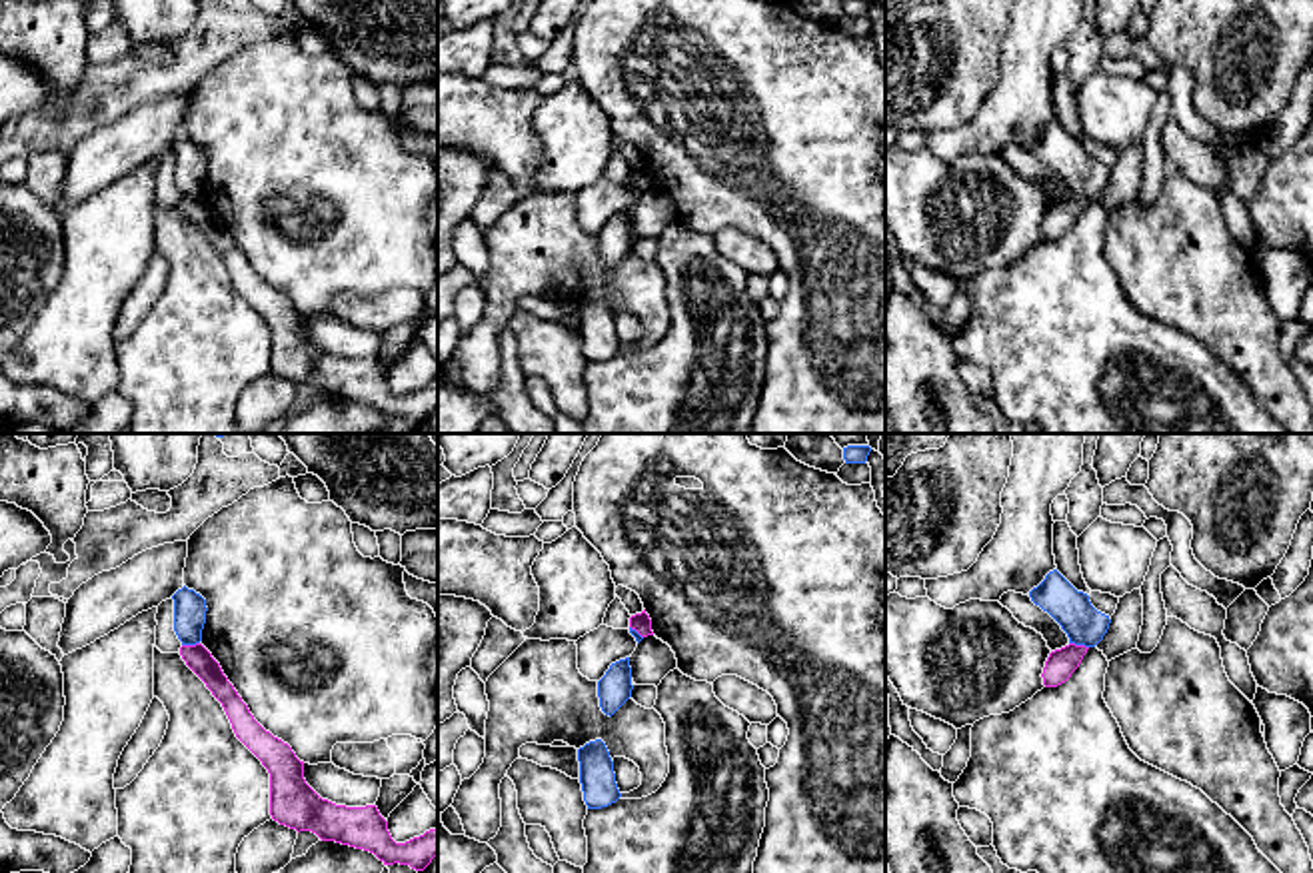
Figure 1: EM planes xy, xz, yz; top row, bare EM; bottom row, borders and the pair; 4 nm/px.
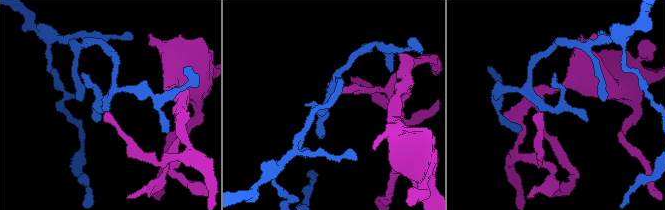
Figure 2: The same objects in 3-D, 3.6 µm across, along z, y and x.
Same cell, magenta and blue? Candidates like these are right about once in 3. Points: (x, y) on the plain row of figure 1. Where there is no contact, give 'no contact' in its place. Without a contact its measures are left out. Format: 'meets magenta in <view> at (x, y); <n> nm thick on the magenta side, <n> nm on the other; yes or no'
meets magenta in yz at (1080, 198); 120 nm thick on the magenta side, 160 nm on the other; no

